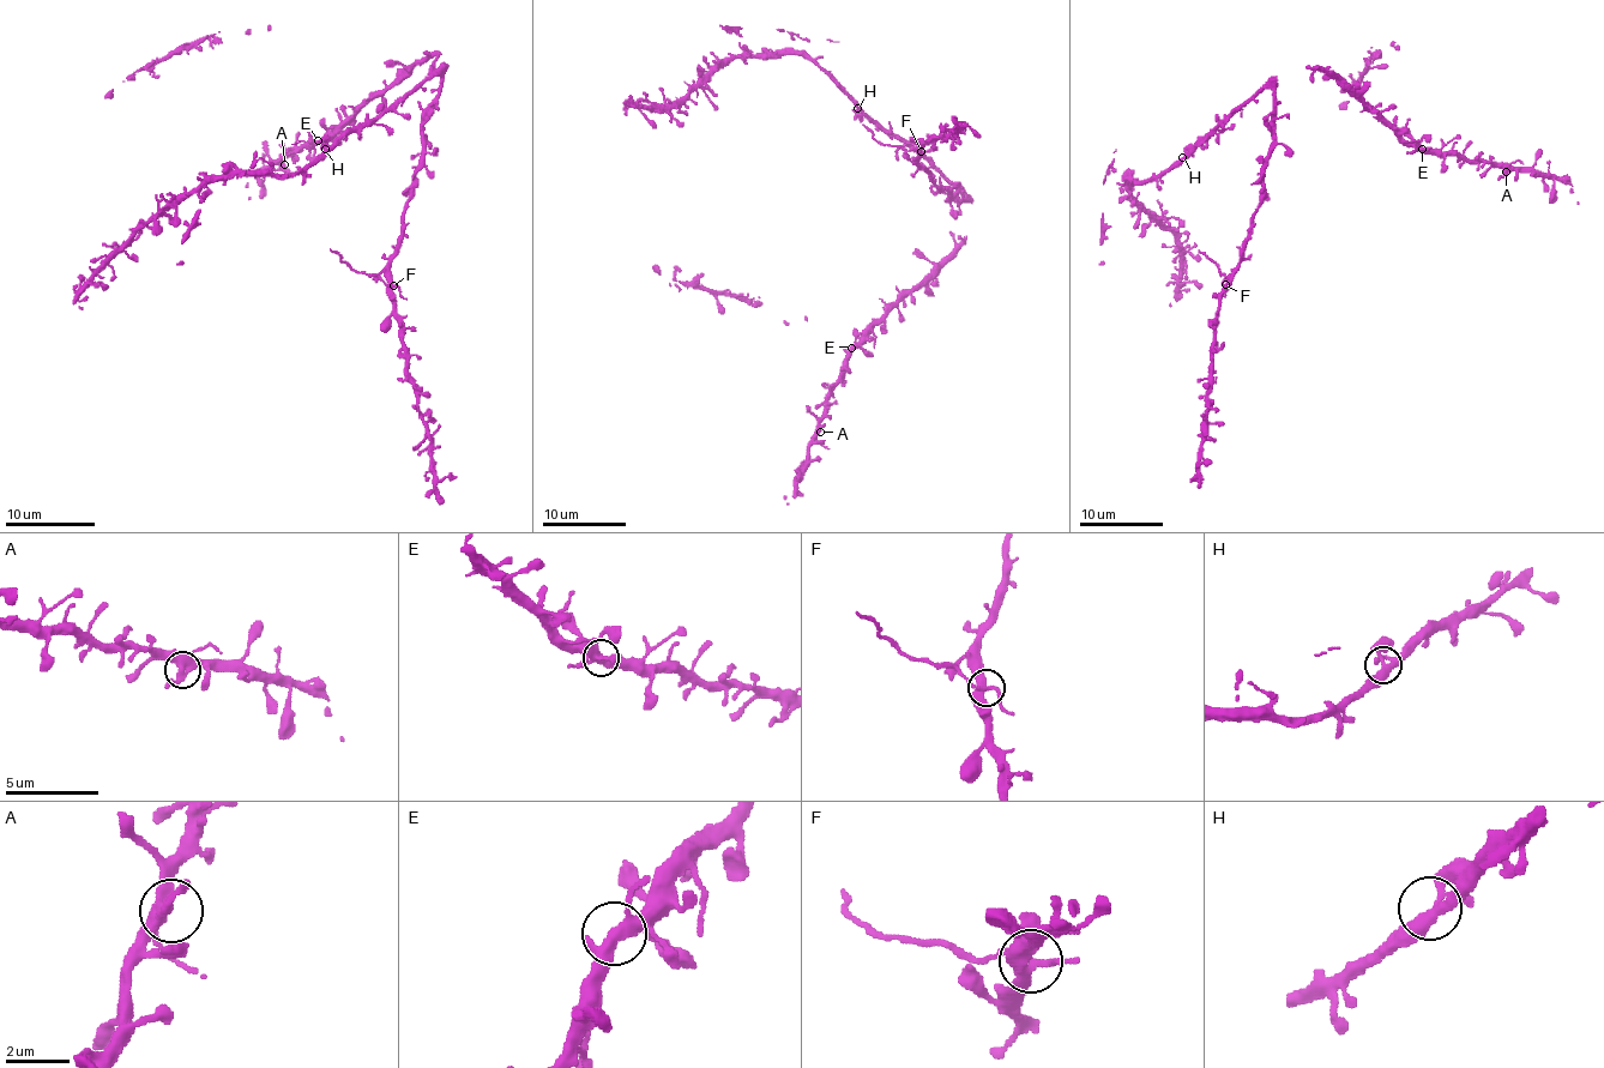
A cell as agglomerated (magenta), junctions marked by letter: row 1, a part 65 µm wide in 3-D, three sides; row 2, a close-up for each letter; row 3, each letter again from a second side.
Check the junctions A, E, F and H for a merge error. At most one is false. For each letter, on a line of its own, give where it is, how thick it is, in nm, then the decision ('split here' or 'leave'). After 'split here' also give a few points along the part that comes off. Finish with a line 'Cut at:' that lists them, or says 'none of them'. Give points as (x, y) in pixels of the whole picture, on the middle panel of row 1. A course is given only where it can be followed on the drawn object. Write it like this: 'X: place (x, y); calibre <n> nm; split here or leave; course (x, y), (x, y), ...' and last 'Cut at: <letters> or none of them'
A: place (820, 432); calibre 360 nm; leave
E: place (851, 348); calibre 360 nm; leave
F: place (921, 151); calibre 380 nm; split here; course (921, 150), (882, 146), (862, 125)
H: place (857, 108); calibre 340 nm; leave
Cut at: F

